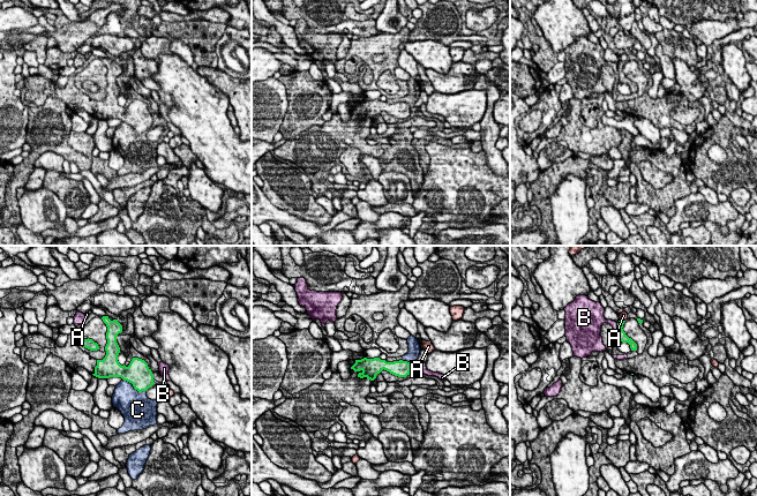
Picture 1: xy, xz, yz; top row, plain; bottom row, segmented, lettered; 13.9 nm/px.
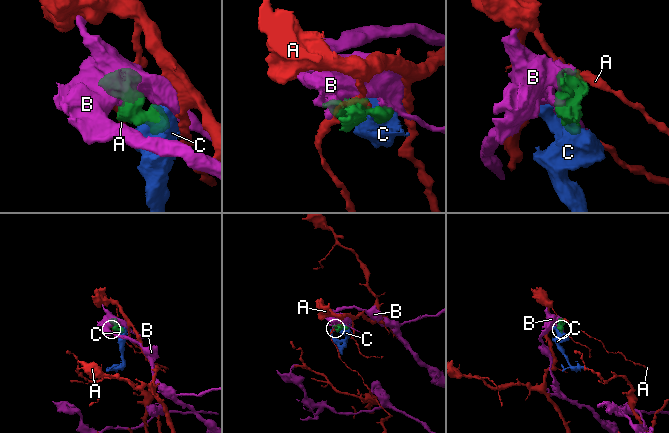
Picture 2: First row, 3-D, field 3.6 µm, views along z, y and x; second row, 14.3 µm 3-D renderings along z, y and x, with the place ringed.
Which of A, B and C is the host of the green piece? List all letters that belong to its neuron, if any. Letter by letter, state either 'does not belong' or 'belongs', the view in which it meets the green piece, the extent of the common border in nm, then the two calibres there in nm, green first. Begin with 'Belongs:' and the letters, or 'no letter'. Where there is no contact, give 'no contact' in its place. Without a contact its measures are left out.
Belongs: no letter
A: does not belong | yz | 90 nm | 120/120 nm
B: does not belong | yz | 120 nm | 120/120 nm
C: does not belong | xy | 380 nm | 340/400 nm

